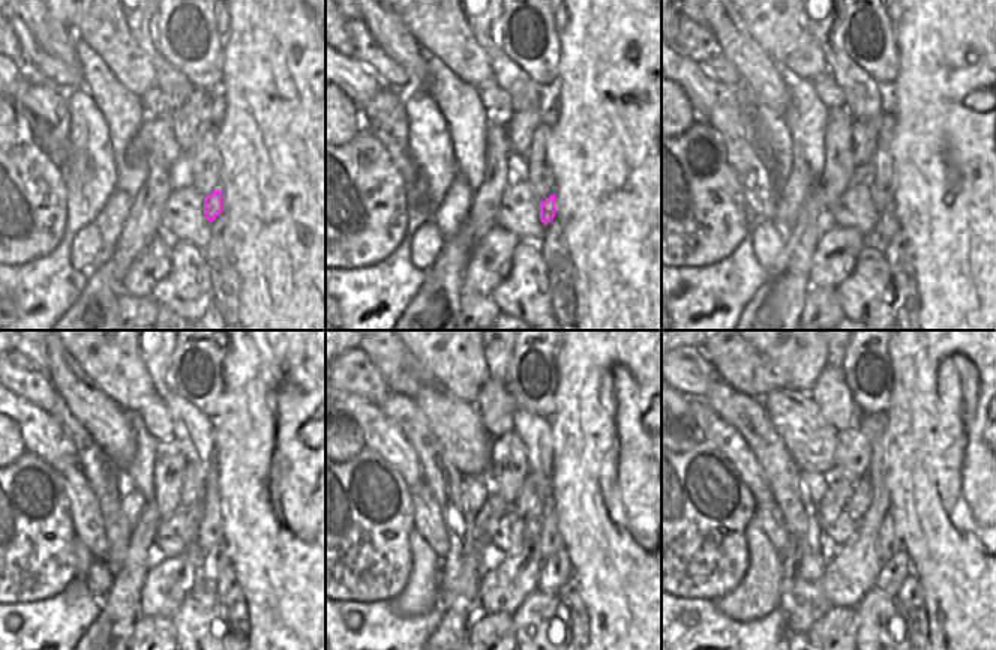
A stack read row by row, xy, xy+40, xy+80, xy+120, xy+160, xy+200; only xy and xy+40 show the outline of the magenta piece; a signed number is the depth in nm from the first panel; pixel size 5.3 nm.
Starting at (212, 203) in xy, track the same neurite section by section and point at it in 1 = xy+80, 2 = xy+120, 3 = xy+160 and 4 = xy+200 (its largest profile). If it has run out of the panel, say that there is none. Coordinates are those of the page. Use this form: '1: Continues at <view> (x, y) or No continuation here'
1: Continues at xy+80 (887, 225)
2: Continues at xy+120 (216, 560)
3: Continues at xy+160 (555, 569)
4: Continues at xy+200 (893, 572)

